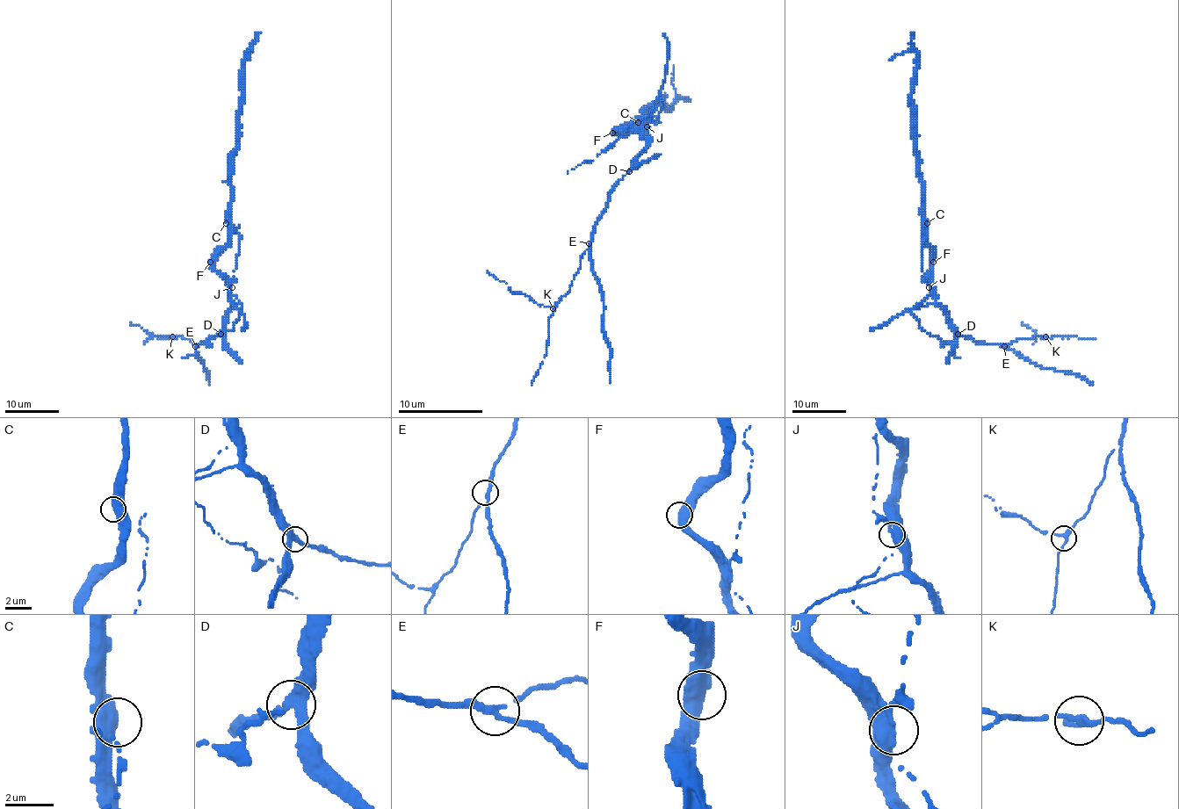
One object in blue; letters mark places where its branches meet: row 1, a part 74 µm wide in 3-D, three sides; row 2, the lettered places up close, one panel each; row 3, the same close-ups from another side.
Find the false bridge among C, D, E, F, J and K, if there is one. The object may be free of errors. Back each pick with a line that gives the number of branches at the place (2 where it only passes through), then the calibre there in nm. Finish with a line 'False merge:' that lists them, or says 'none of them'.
J: branches 3; calibre 340 nm
False merge: J

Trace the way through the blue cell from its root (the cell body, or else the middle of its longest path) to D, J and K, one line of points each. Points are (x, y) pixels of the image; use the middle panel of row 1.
D: (616, 129), (633, 129), (646, 140), (638, 162), (629, 171)
J: (616, 129), (646, 126)
K: (616, 129), (638, 131), (646, 146), (610, 194), (580, 258), (580, 269), (553, 308)

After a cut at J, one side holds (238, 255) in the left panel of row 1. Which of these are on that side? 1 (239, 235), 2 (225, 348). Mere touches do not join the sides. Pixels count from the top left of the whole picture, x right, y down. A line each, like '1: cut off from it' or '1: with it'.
1: with it
2: cut off from it

